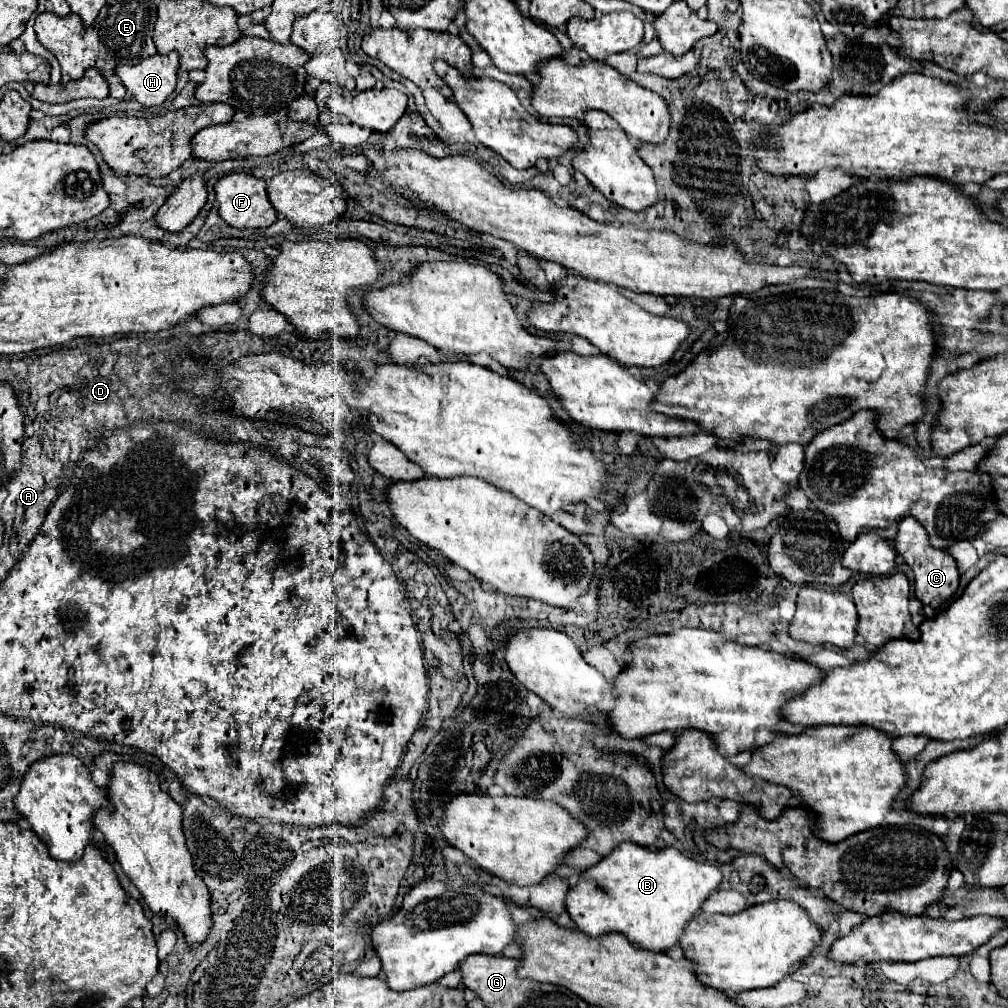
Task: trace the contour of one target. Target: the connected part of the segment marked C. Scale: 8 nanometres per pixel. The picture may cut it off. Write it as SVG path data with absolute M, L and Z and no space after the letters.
M902 519L900 521L900 531L896 535L896 551L904 557L904 561L912 567L914 571L914 595L922 601L922 603L930 603L930 605L942 605L952 593L956 593L958 589L958 567L956 561L942 549L936 549L930 545L930 537L926 533L926 529L914 519Z

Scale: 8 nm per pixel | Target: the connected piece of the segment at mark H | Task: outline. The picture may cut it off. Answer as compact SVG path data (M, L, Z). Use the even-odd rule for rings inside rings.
M176 51L170 55L154 55L132 67L116 67L116 75L136 101L146 107L156 107L162 105L176 89L178 59Z

